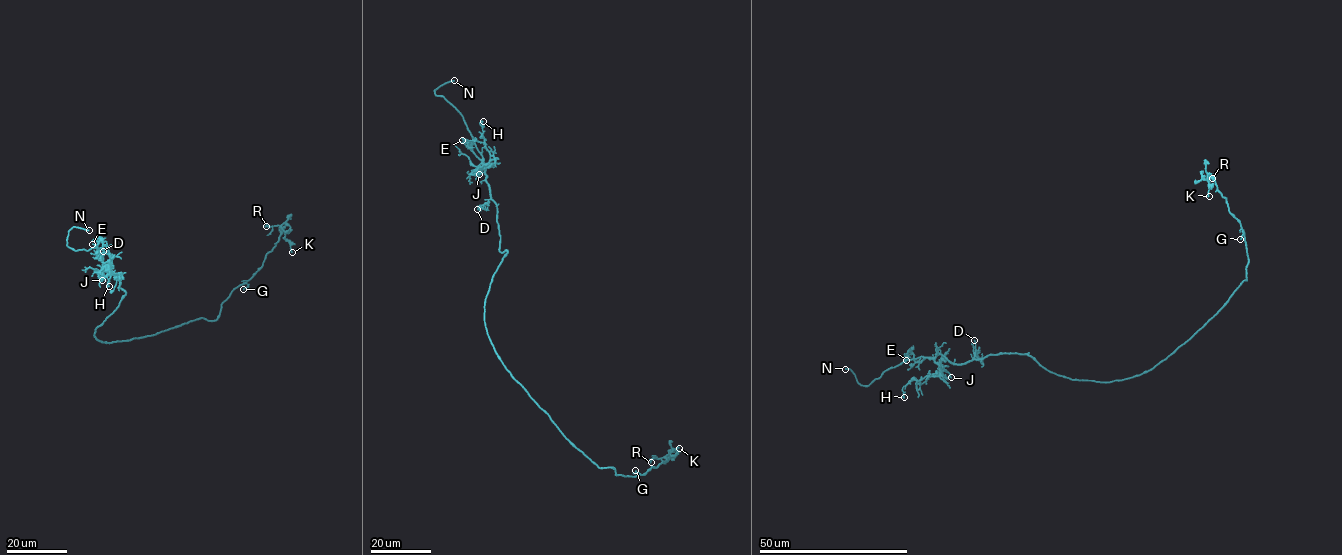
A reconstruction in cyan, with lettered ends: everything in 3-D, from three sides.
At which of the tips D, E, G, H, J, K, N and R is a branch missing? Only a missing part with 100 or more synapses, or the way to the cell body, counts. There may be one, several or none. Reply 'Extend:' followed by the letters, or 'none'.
Extend: N

